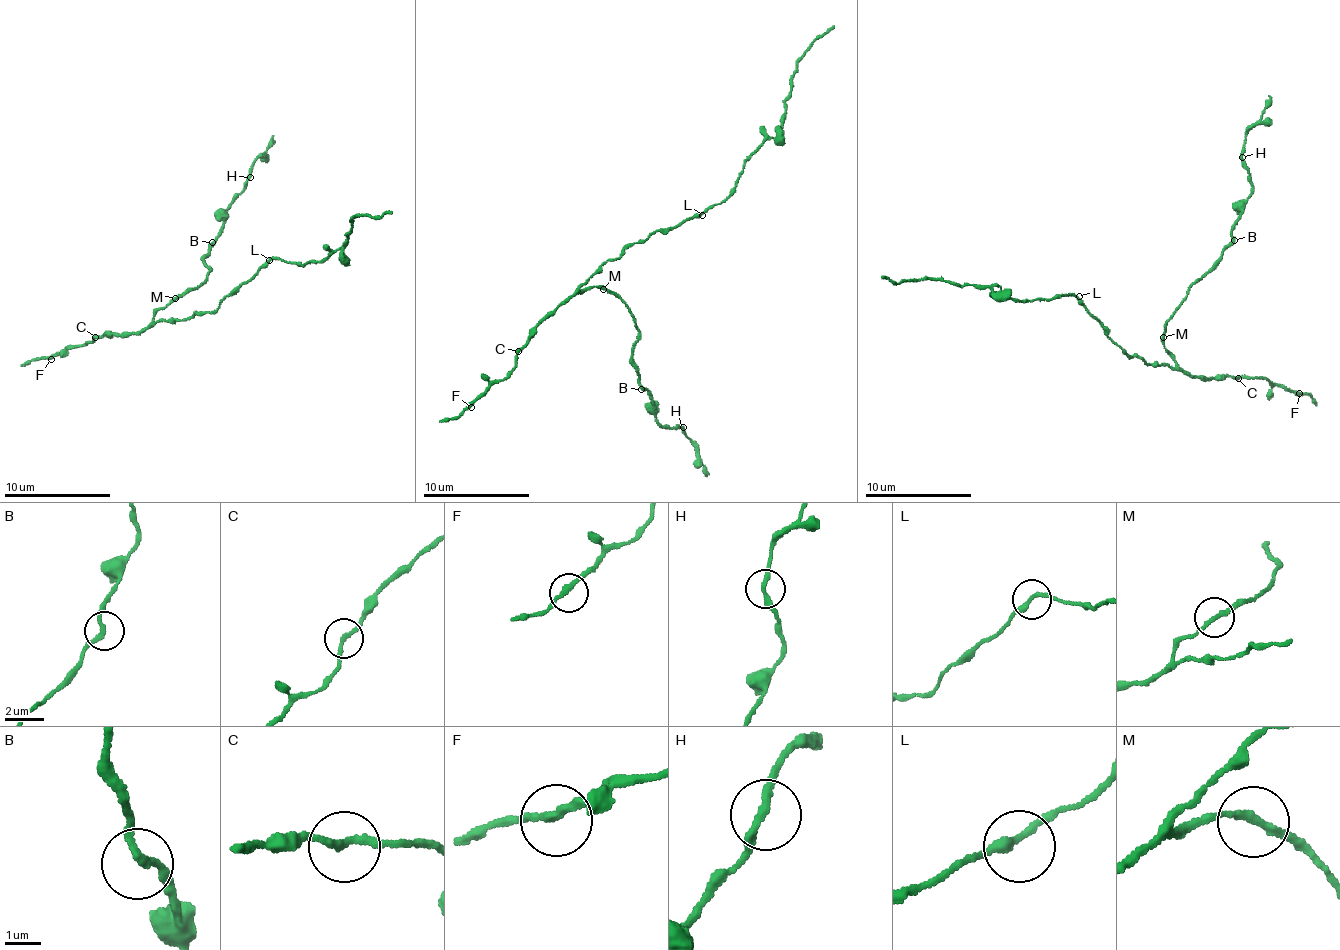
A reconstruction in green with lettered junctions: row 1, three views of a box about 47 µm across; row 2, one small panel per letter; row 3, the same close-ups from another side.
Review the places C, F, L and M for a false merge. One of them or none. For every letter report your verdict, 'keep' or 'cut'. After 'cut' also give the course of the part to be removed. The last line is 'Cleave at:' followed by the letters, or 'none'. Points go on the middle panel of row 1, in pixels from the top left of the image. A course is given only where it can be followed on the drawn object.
C: keep
F: keep
L: keep
M: keep
Cleave at: none

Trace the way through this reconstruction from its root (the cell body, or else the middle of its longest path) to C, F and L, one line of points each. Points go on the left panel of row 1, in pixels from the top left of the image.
C: (185, 318), (163, 320), (120, 337), (103, 334), (95, 337)
F: (185, 318), (163, 320), (120, 337), (105, 333), (81, 346), (68, 347), (51, 359)
L: (185, 318), (203, 311), (214, 312), (223, 297), (236, 293), (269, 260)

